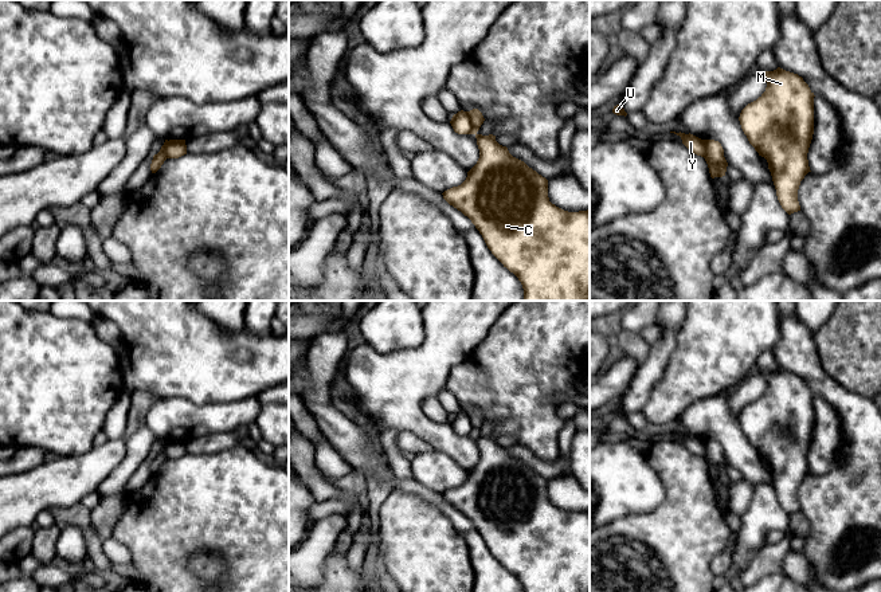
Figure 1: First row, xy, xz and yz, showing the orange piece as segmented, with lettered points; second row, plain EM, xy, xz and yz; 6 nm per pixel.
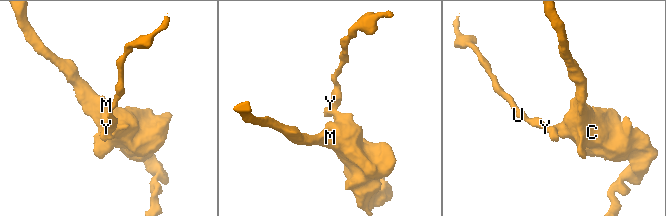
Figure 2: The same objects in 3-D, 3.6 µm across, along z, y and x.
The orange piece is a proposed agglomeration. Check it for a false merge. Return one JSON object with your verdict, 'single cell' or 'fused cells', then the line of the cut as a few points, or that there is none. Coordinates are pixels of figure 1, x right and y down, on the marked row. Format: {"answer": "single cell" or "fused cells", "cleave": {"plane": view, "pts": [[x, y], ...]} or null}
{"answer": "fused cells", "cleave": {"plane": "xz", "pts": [[465, 112], [476, 134]]}}

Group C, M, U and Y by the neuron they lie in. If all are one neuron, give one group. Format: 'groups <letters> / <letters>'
groups C M / U Y

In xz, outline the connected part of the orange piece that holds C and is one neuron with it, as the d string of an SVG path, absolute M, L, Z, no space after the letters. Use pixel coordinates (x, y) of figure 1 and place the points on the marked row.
M461 110L457 114L454 114L450 124L454 132L458 134L475 136L477 145L479 149L479 158L477 164L467 172L467 177L461 185L453 187L442 193L443 199L471 220L471 223L482 235L492 254L504 264L504 267L506 267L518 278L524 289L522 301L590 301L590 209L568 212L552 204L548 197L548 180L532 168L529 168L524 161L513 157L506 146L502 146L496 141L496 136L475 134L471 125L471 119L466 111Z

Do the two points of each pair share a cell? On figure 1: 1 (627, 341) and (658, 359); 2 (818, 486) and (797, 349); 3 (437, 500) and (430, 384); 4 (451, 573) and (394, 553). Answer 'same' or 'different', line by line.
1: different
2: same
3: different
4: same

